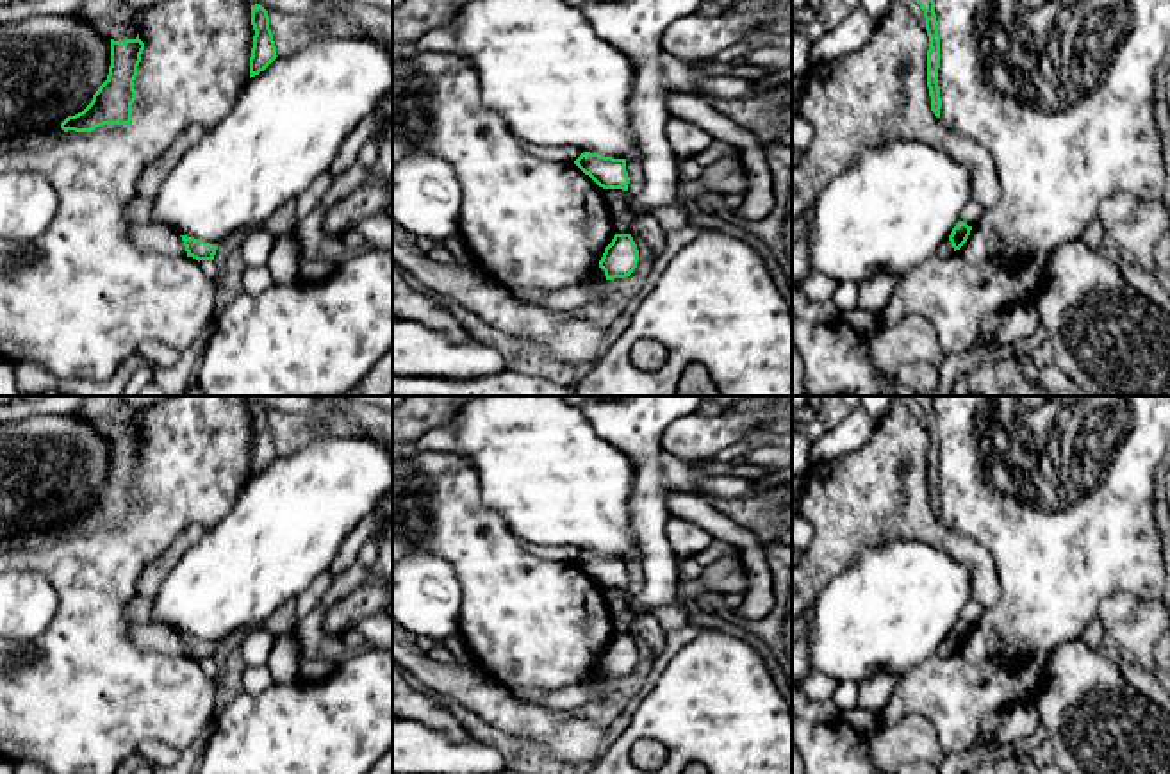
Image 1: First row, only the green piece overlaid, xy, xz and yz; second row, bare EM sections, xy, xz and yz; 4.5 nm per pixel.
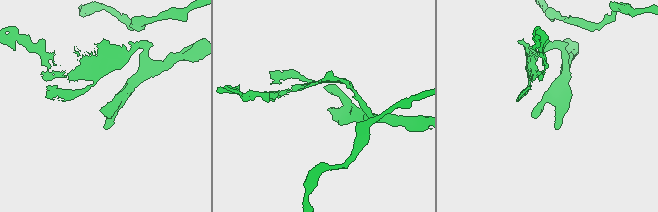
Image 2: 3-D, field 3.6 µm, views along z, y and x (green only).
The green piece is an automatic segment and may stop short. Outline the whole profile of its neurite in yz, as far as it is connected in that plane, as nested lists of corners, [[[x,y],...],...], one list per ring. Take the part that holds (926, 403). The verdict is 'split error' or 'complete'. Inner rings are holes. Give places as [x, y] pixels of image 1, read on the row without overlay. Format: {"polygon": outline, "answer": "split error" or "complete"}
{"polygon": [[[902,396],[913,398],[926,417],[926,430],[929,435],[929,449],[927,449],[927,487],[931,496],[931,510],[936,517],[940,517],[942,498],[938,487],[938,467],[940,467],[940,435],[938,435],[938,421],[935,414],[935,399],[931,396]]], "answer": "complete"}

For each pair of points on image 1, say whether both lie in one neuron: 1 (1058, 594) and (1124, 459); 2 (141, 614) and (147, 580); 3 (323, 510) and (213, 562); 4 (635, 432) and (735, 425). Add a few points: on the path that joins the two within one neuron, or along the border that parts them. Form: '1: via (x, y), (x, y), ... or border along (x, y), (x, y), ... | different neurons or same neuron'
1: via (1058, 560), (1067, 526), (1101, 493) | same neuron
2: border along (138, 592), (150, 600) | different neurons
3: via (296, 518), (252, 562), (239, 562) | same neuron
4: border along (691, 414), (676, 418), (666, 428), (662, 450) | different neurons

